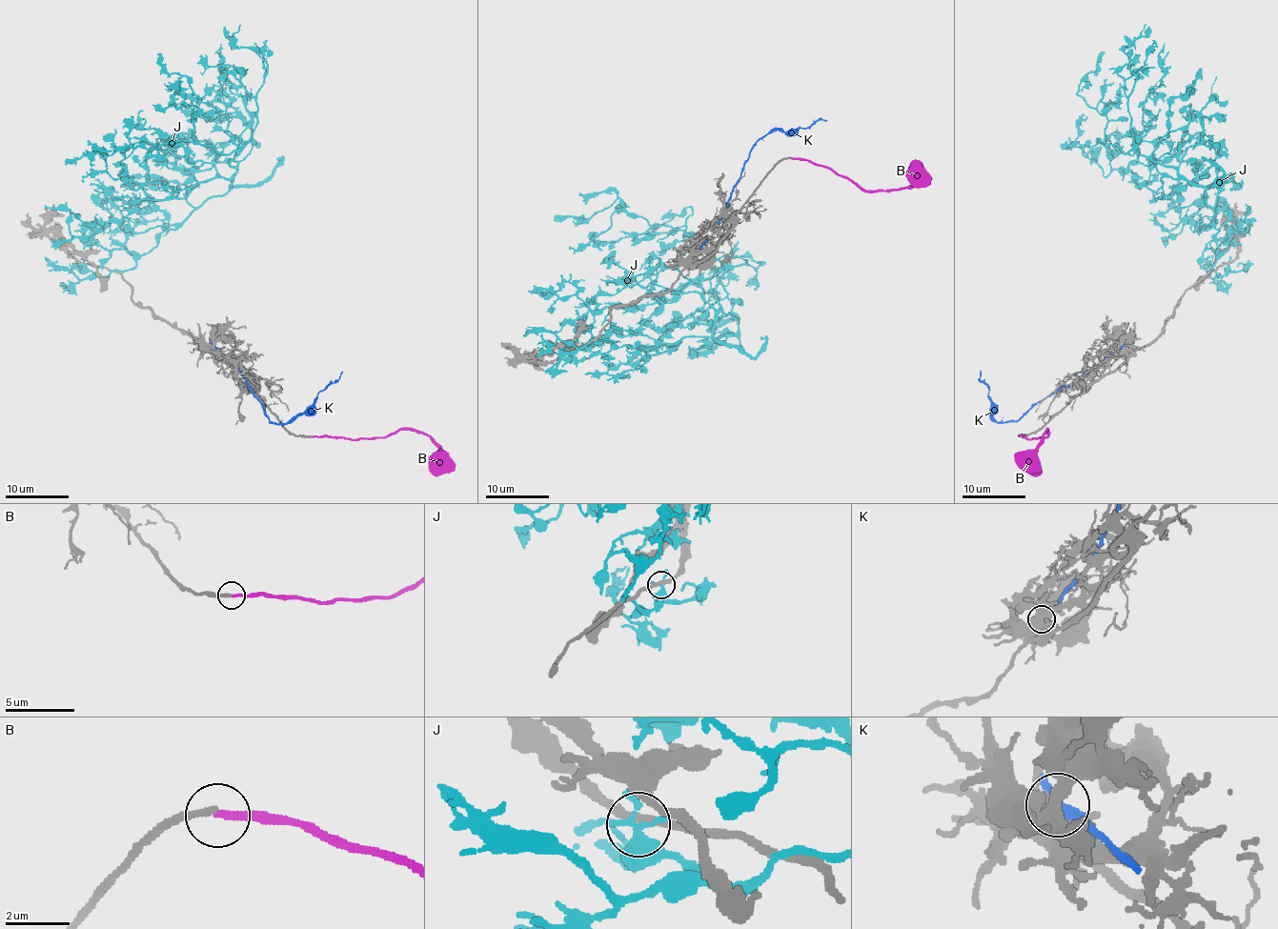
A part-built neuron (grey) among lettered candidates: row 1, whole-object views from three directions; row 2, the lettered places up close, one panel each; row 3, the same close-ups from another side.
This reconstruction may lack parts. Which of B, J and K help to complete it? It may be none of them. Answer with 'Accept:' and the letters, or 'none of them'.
Accept: B

